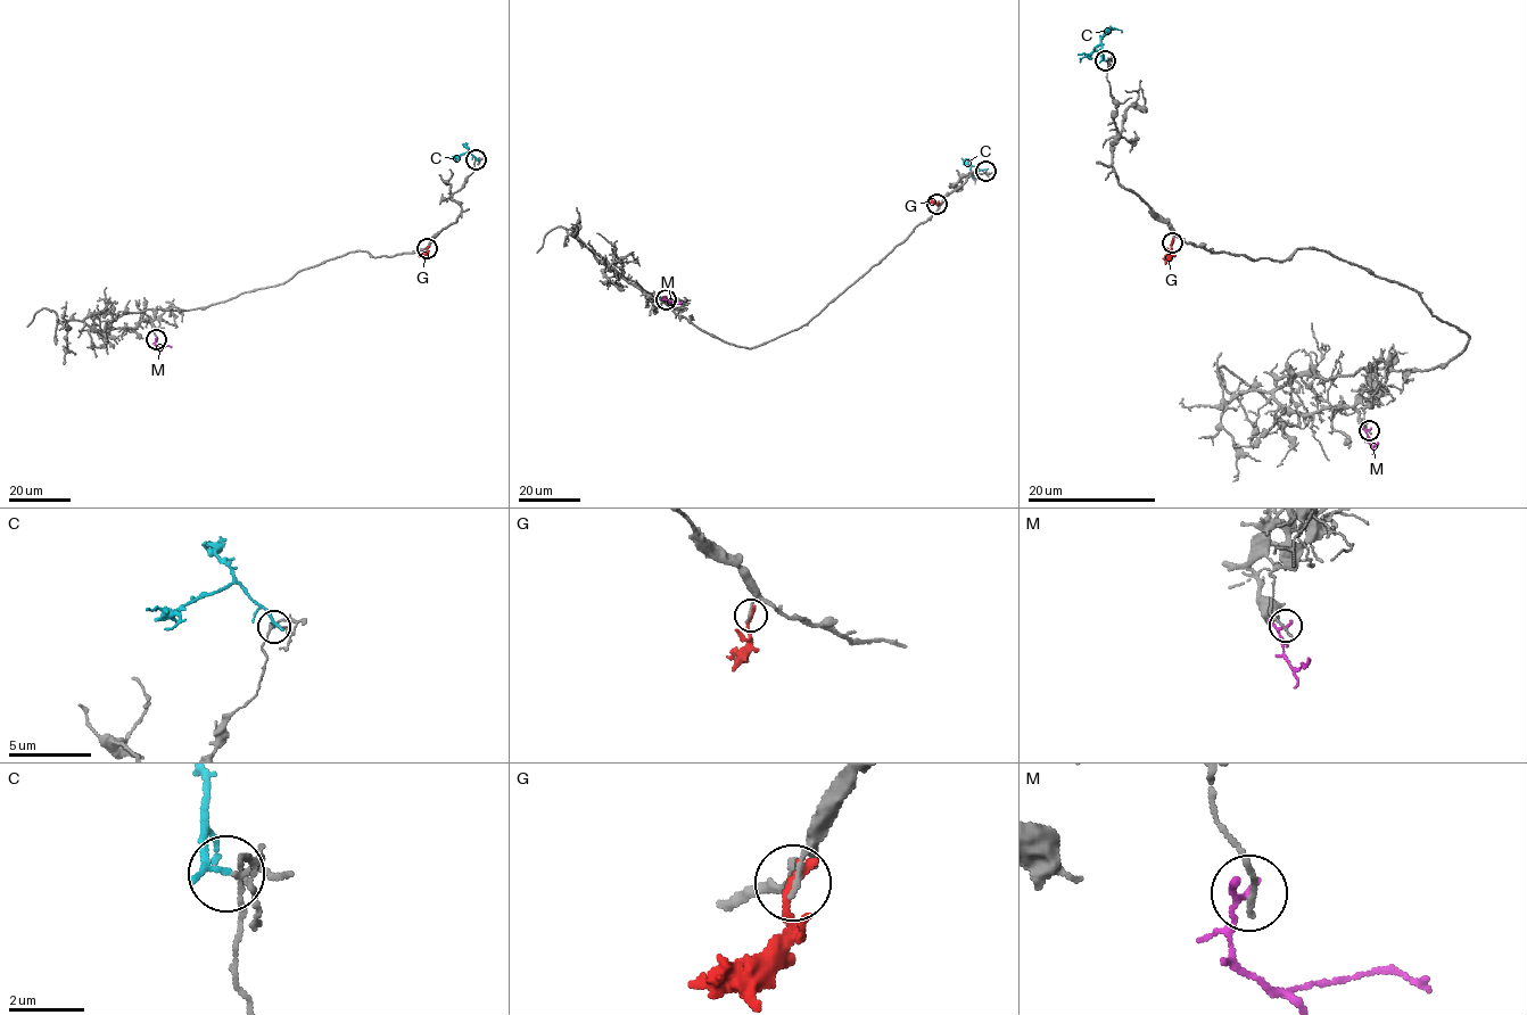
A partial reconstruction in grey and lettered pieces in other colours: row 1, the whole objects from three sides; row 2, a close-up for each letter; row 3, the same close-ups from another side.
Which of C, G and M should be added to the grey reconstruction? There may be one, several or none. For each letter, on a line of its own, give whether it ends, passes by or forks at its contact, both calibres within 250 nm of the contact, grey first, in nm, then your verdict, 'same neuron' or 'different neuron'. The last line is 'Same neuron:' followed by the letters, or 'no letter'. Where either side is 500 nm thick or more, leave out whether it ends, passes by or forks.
C: it ends there; 100 nm thick on the grey side, 190 nm on the other; different neuron
G: it ends there; 150 nm thick on the grey side, 280 nm on the other; different neuron
M: it passes by; 150 nm thick on the grey side, 140 nm on the other; different neuron
Same neuron: no letter

